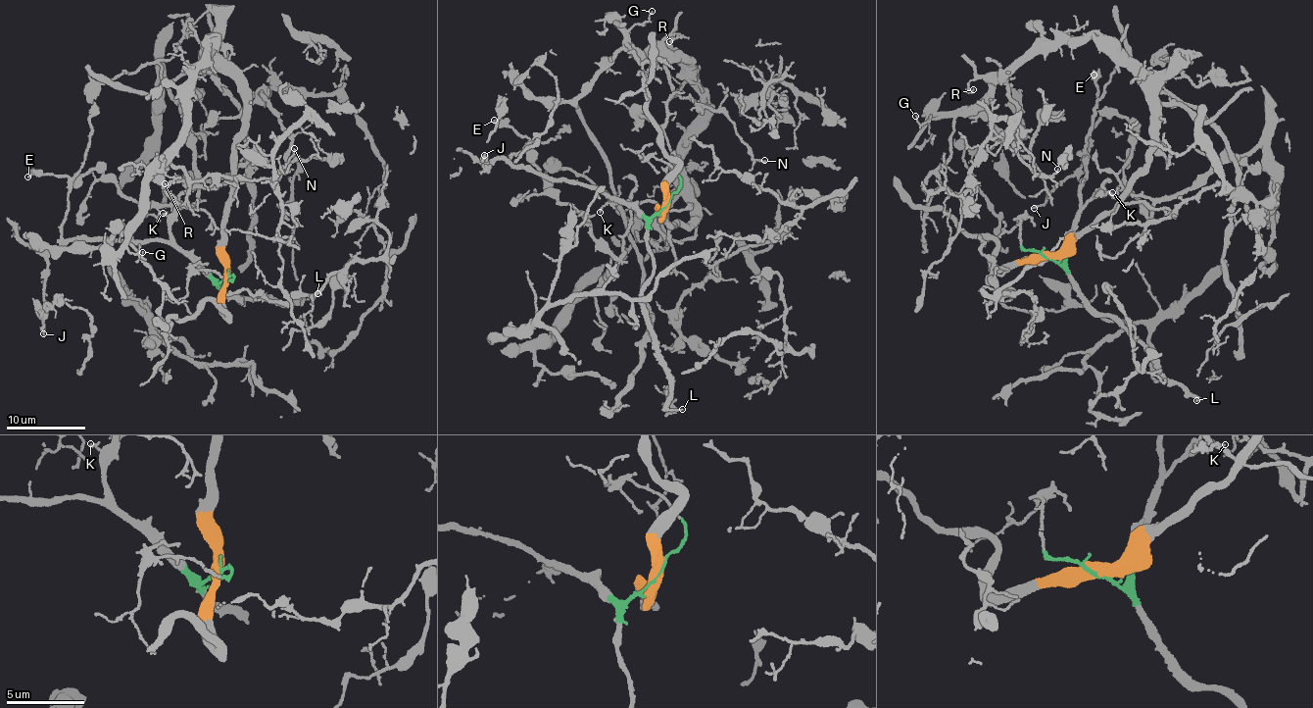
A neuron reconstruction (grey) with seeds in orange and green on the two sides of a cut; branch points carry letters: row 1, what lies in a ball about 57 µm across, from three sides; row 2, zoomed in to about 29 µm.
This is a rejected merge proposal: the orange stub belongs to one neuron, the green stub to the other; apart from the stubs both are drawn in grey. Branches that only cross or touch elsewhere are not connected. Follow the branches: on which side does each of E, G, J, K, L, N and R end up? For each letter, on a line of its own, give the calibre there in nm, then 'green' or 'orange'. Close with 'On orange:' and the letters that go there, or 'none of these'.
E: 100 nm | green
G: 80 nm | orange
J: 140 nm | green
K: 100 nm | green
L: 90 nm | green
N: 90 nm | orange
R: 180 nm | orange
On orange: G, N, R

